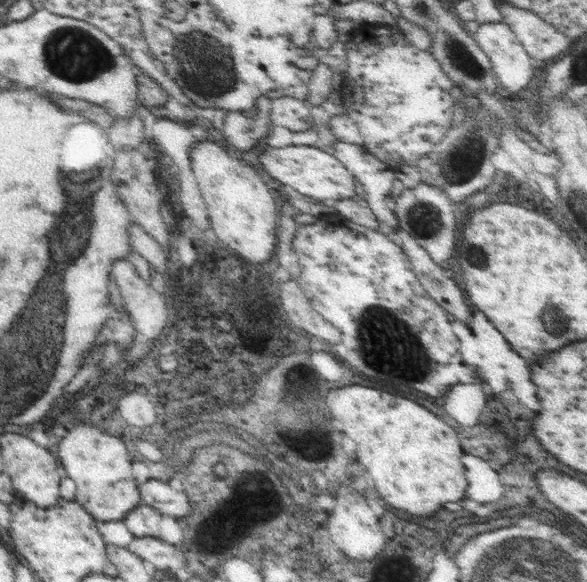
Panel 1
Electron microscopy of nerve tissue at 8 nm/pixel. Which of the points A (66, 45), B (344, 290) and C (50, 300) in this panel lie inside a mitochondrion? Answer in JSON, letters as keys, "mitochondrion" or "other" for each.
{"A":"mitochondrion","B":"other","C":"mitochondrion"}

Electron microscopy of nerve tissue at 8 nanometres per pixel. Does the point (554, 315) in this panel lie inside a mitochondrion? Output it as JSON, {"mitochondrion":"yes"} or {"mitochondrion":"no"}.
{"mitochondrion":"yes"}

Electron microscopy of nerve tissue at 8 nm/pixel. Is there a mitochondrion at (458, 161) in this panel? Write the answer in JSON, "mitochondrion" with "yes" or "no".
{"mitochondrion":"yes"}

